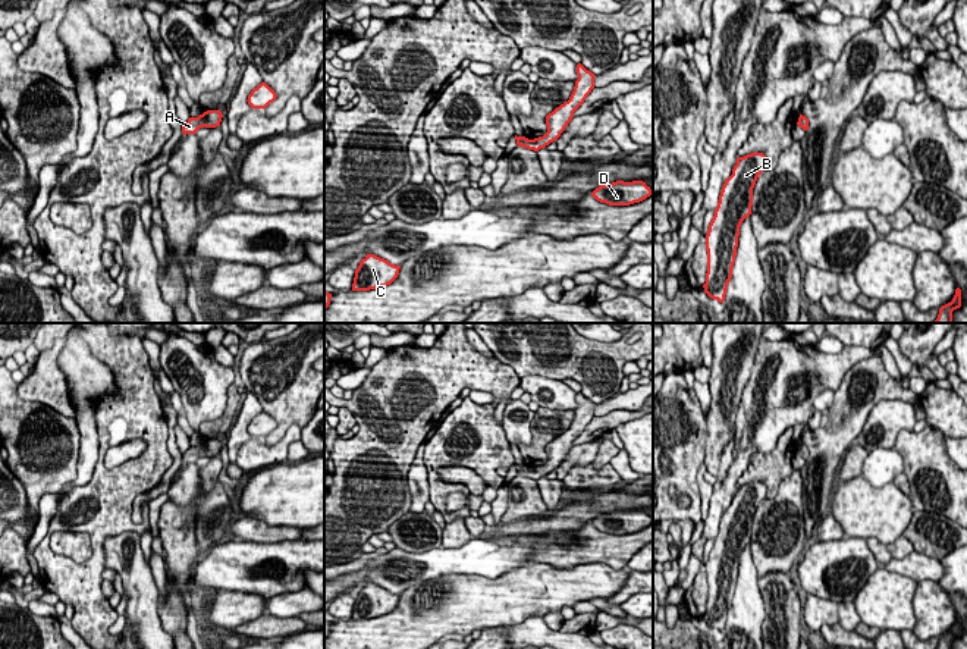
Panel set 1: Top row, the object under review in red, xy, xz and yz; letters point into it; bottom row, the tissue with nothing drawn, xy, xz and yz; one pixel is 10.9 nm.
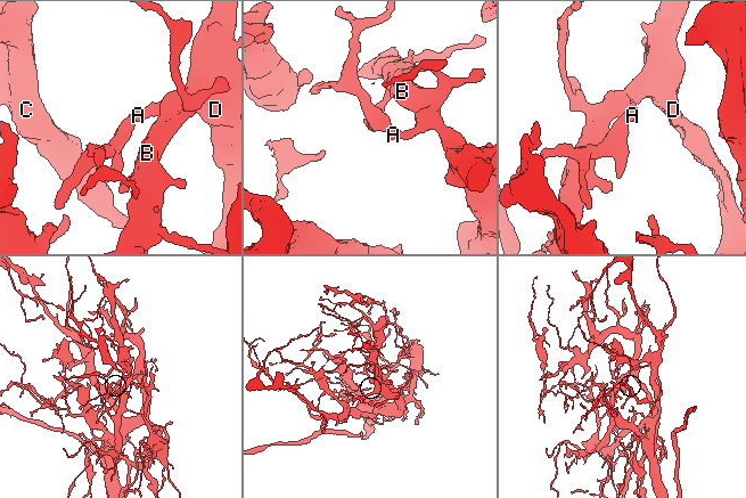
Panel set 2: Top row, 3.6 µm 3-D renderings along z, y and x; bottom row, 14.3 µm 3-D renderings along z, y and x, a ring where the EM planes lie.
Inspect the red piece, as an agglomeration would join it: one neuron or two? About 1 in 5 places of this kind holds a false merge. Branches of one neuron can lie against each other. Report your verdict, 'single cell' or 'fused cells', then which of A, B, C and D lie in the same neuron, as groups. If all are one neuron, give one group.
single cell; A B C D

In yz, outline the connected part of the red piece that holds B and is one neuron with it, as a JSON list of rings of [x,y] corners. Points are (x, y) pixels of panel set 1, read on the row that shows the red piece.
[[[751,153],[737,159],[732,175],[725,181],[715,216],[706,235],[707,273],[704,292],[719,302],[725,301],[732,278],[740,226],[751,214],[753,188],[766,169],[766,156]]]

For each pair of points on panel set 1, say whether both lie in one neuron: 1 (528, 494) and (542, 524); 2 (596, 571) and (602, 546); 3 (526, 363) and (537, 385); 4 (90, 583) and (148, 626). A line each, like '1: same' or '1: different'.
1: different
2: different
3: different
4: different

